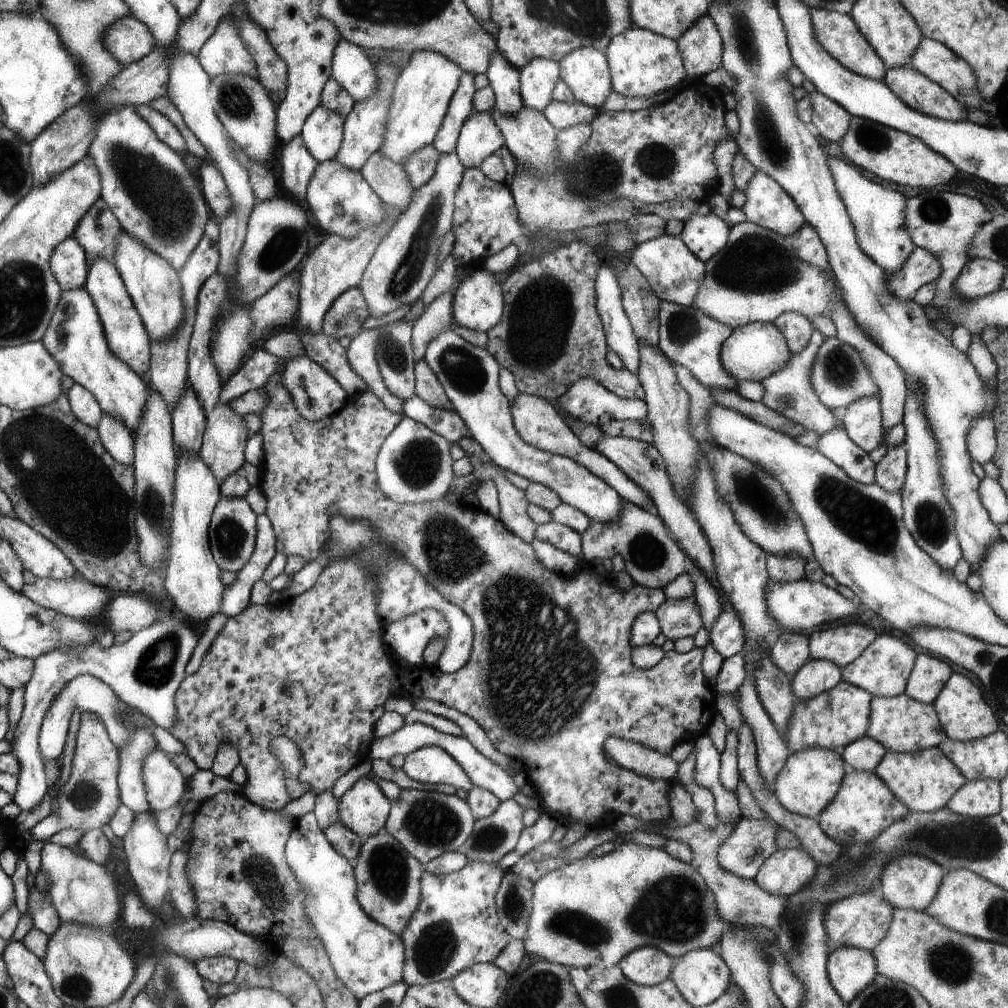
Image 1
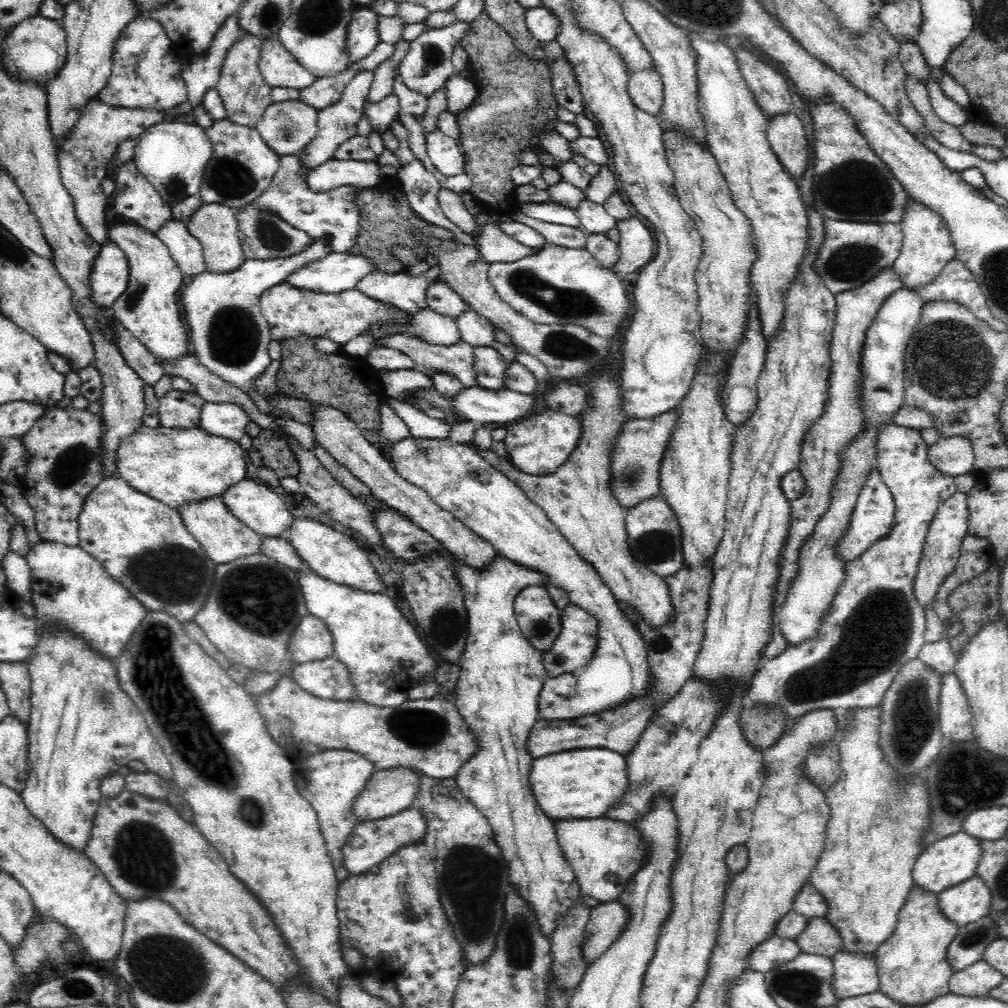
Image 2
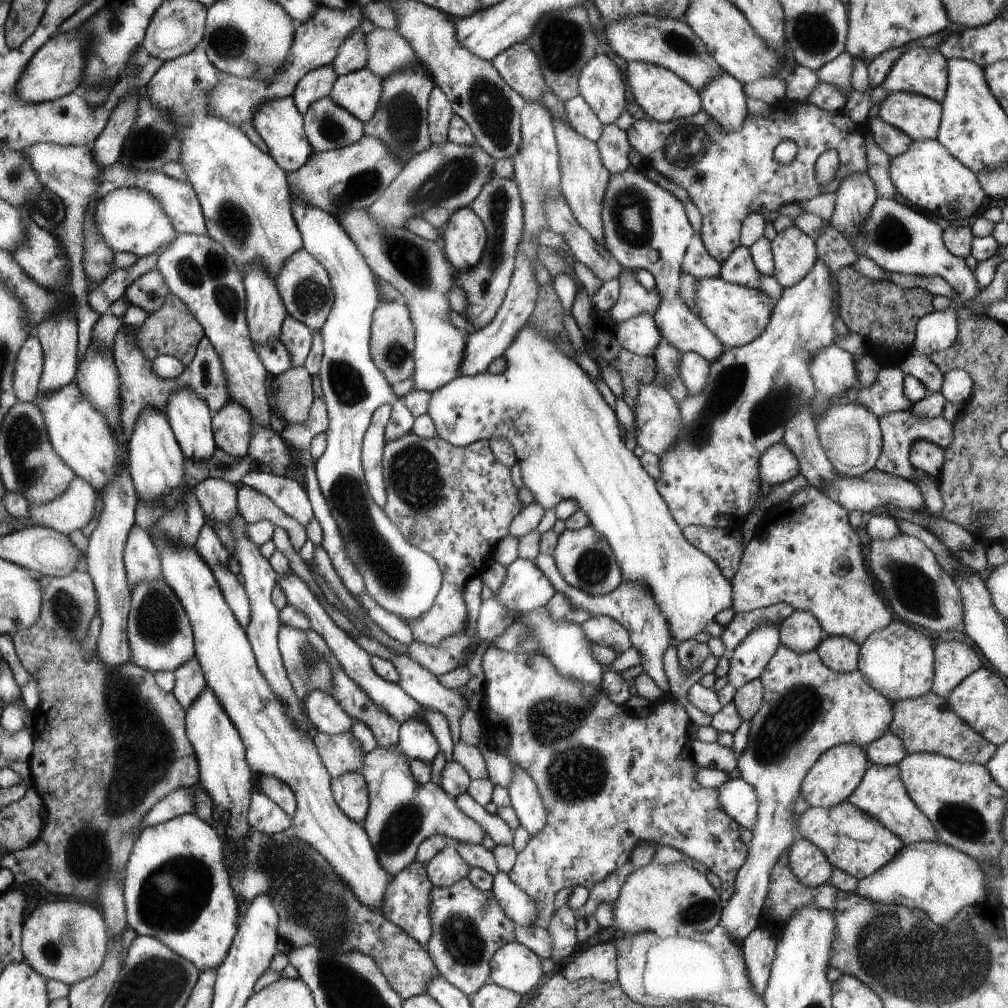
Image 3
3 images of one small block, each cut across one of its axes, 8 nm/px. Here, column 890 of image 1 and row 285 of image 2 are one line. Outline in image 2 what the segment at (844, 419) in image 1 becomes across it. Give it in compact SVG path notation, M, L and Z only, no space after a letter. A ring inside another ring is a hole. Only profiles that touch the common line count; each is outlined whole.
M436 280L436 282L428 284L426 304L430 306L430 310L436 310L438 314L450 316L454 320L460 318L462 312L470 310L470 304L466 304L464 298L442 280Z

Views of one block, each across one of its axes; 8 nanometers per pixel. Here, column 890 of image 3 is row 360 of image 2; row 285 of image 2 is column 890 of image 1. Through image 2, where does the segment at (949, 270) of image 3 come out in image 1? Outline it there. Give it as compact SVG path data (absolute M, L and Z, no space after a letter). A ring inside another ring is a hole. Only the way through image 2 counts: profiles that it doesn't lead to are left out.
M829 158L829 168L833 172L835 188L841 194L841 200L845 202L845 208L855 224L857 244L859 248L883 270L887 278L897 278L905 270L905 262L909 260L911 252L915 250L907 228L903 224L905 218L905 198L893 190L883 188L881 184L861 176L855 166L841 162L843 158L835 160Z

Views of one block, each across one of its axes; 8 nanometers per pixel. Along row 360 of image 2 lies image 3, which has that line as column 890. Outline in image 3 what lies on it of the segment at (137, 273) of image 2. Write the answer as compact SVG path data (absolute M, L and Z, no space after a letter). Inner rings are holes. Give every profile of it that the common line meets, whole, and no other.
M911 140L905 152L889 160L889 178L899 198L911 202L913 208L929 216L957 222L981 212L979 206L985 194L977 182L977 176L961 162L953 160L953 156L949 156L949 152L937 140Z

